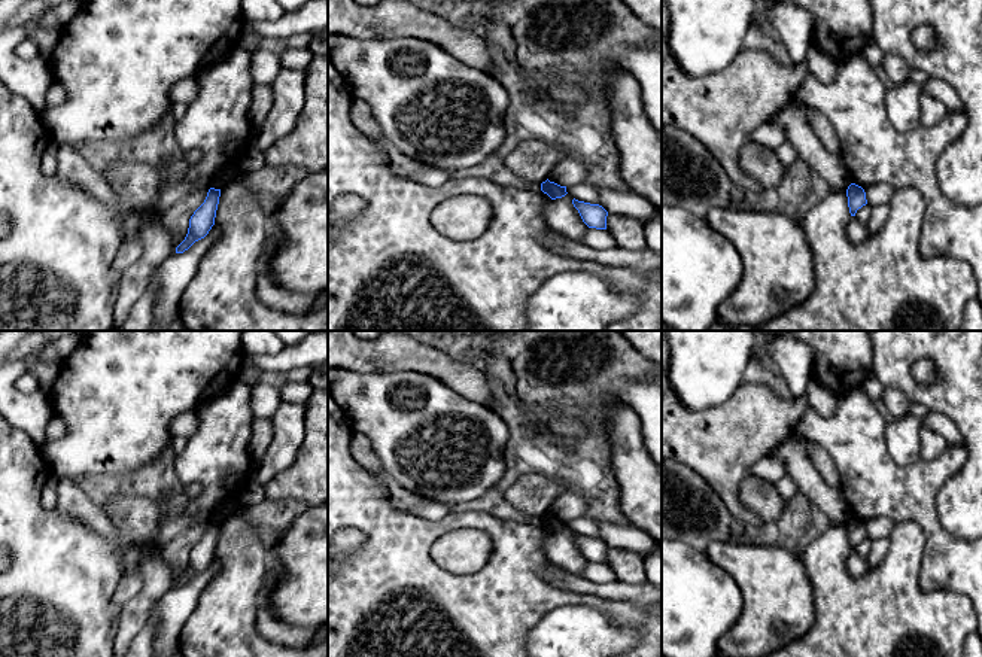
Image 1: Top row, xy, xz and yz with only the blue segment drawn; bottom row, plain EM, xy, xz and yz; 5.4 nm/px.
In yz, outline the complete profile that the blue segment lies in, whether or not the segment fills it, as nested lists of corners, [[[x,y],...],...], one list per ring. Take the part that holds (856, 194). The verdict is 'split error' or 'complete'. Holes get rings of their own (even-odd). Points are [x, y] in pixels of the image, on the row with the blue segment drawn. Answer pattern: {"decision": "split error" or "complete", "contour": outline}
{"decision": "complete", "contour": [[[855,183],[848,186],[846,197],[851,216],[855,216],[857,210],[867,204],[864,189]]]}

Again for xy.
{"decision": "complete", "contour": [[[210,188],[204,203],[194,212],[189,219],[189,228],[185,240],[176,247],[176,253],[183,253],[195,241],[204,238],[215,225],[221,189]]]}

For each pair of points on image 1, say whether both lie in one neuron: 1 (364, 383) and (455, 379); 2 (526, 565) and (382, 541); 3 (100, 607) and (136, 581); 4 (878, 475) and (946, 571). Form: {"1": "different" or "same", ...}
{"1": "different", "2": "same", "3": "different", "4": "same"}

